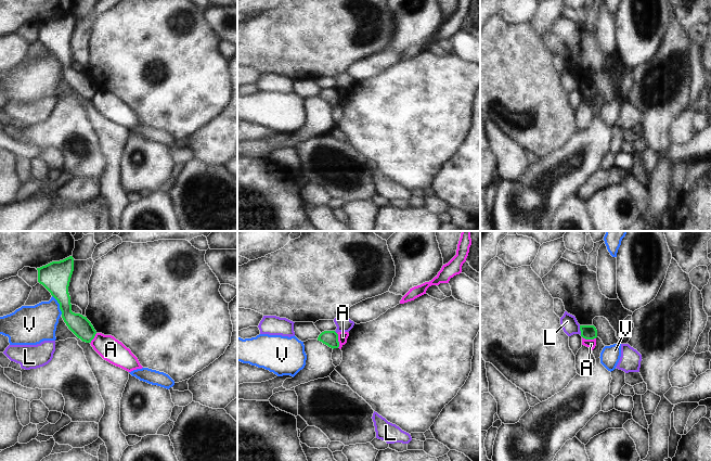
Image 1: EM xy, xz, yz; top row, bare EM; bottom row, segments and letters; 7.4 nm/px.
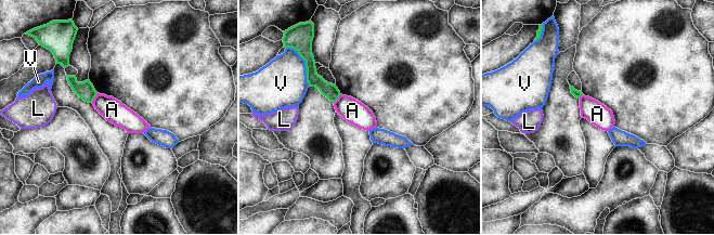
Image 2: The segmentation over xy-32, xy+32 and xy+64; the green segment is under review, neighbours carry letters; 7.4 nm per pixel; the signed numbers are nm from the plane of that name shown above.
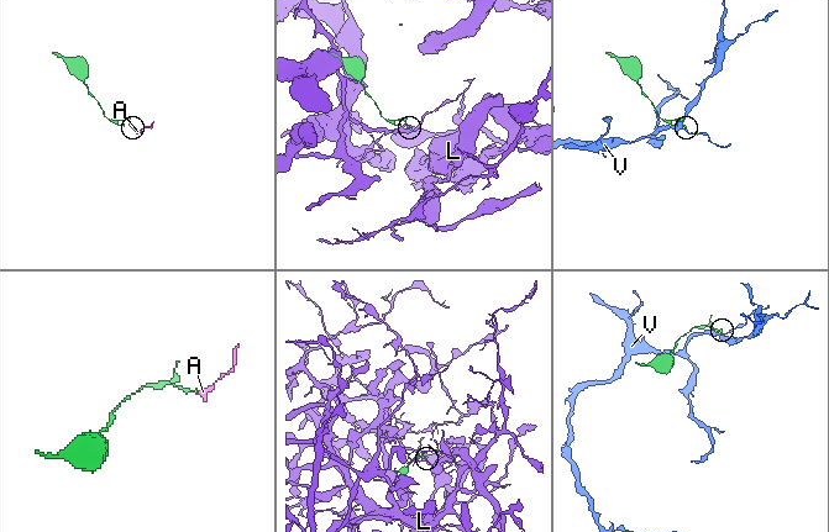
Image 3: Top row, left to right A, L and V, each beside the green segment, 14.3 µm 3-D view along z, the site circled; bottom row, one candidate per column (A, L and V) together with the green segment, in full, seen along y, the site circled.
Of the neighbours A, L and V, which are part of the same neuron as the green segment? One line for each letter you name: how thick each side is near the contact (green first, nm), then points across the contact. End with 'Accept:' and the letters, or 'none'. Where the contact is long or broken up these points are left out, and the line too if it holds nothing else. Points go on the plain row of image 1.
Accept: none

